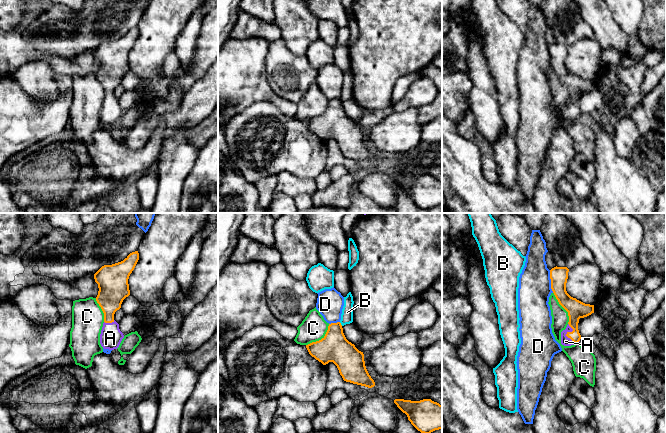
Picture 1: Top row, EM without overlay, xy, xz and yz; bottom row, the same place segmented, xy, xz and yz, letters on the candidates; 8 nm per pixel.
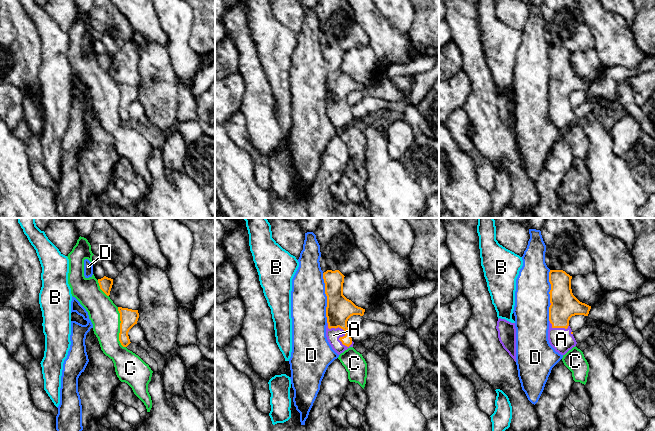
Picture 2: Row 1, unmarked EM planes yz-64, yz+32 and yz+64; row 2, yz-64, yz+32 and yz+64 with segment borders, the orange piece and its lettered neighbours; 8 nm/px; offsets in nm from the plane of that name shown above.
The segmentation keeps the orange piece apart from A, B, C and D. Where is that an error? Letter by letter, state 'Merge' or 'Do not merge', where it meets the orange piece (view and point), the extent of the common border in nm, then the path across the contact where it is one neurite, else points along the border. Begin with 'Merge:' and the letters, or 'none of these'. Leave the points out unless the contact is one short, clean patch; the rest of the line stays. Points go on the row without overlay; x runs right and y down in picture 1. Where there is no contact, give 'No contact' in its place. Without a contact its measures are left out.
Merge: A
A: Merge. Touches orange at yz (568, 108). Shared border 180 nm
B: Do not merge. Touches orange at xz (340, 100). Shared border 40 nm. Boundary: xz (339, 98), (342, 101)
C: Do not merge. Touches orange at xz (321, 115). Shared border 260 nm
D: Do not merge. Touches orange at yz (551, 57). Shared border 190 nm

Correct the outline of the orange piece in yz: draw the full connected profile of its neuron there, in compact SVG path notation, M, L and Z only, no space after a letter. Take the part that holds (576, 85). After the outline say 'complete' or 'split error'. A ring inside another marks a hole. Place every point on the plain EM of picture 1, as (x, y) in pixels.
M556 42L550 46L551 65L559 80L568 88L569 92L566 105L561 108L561 120L564 122L571 122L580 118L579 95L594 89L594 81L585 80L567 69L568 48L567 43Z; split error

